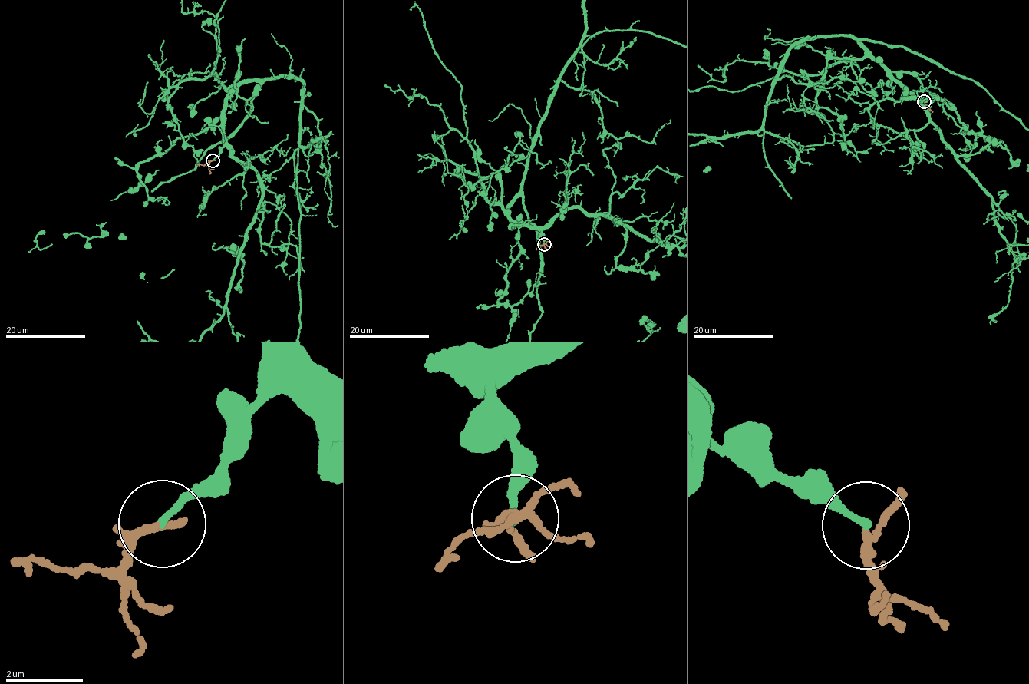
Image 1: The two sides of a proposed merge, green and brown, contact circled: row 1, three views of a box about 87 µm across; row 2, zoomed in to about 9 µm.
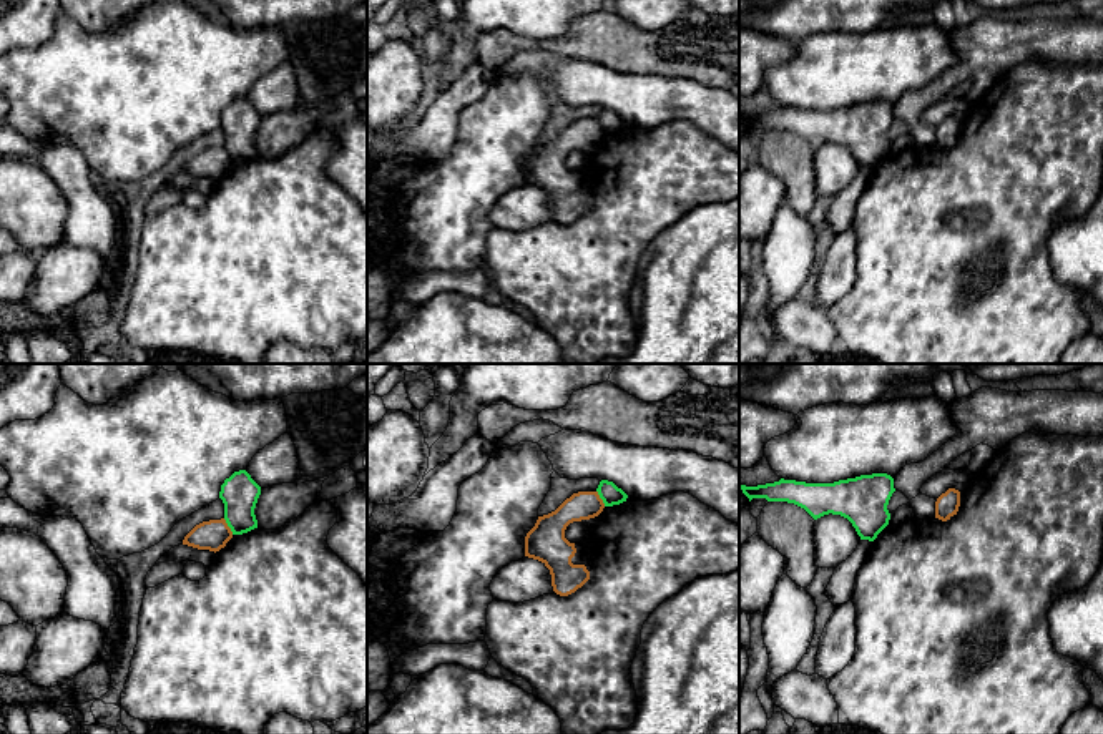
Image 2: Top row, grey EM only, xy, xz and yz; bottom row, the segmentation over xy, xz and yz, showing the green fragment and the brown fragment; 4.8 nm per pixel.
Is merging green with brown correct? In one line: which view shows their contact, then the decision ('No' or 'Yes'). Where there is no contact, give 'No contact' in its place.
Touches green in xy. No

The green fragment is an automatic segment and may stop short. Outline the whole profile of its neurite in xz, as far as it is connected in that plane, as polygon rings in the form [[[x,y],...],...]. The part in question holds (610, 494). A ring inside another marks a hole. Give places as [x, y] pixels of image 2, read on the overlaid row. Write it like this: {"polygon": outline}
{"polygon": [[[601,480],[596,492],[603,500],[605,506],[620,505],[628,498],[628,495],[621,488],[618,488],[613,482],[608,480]]]}

